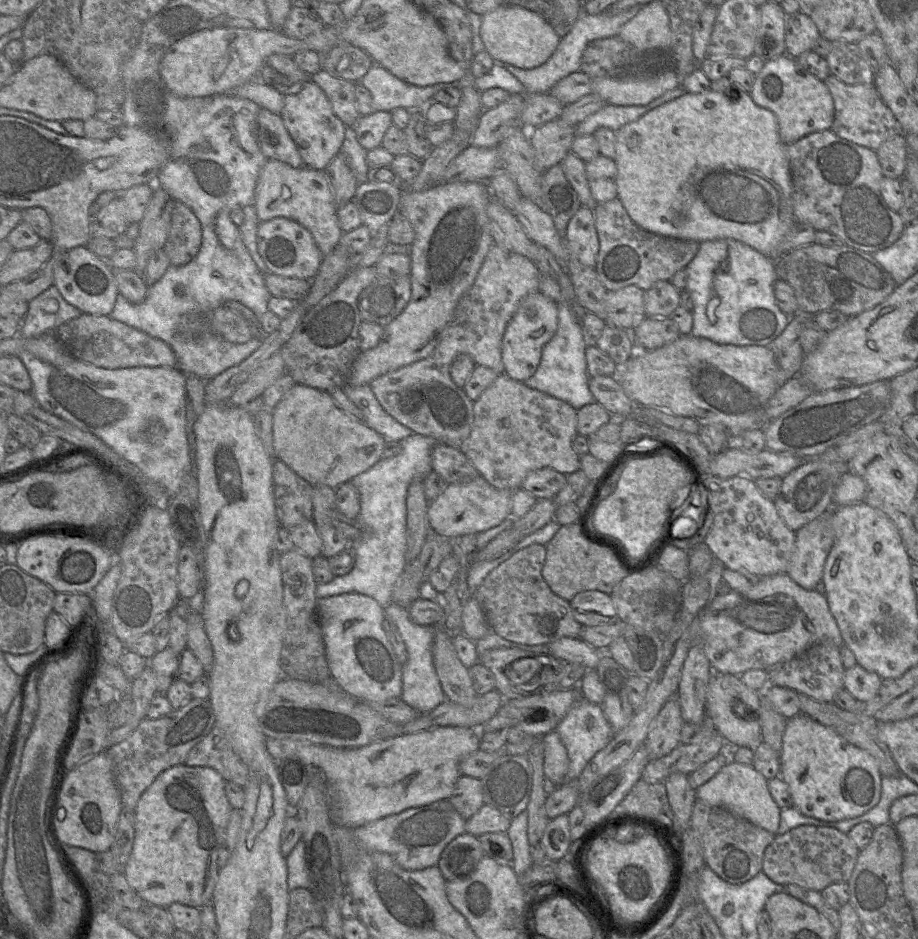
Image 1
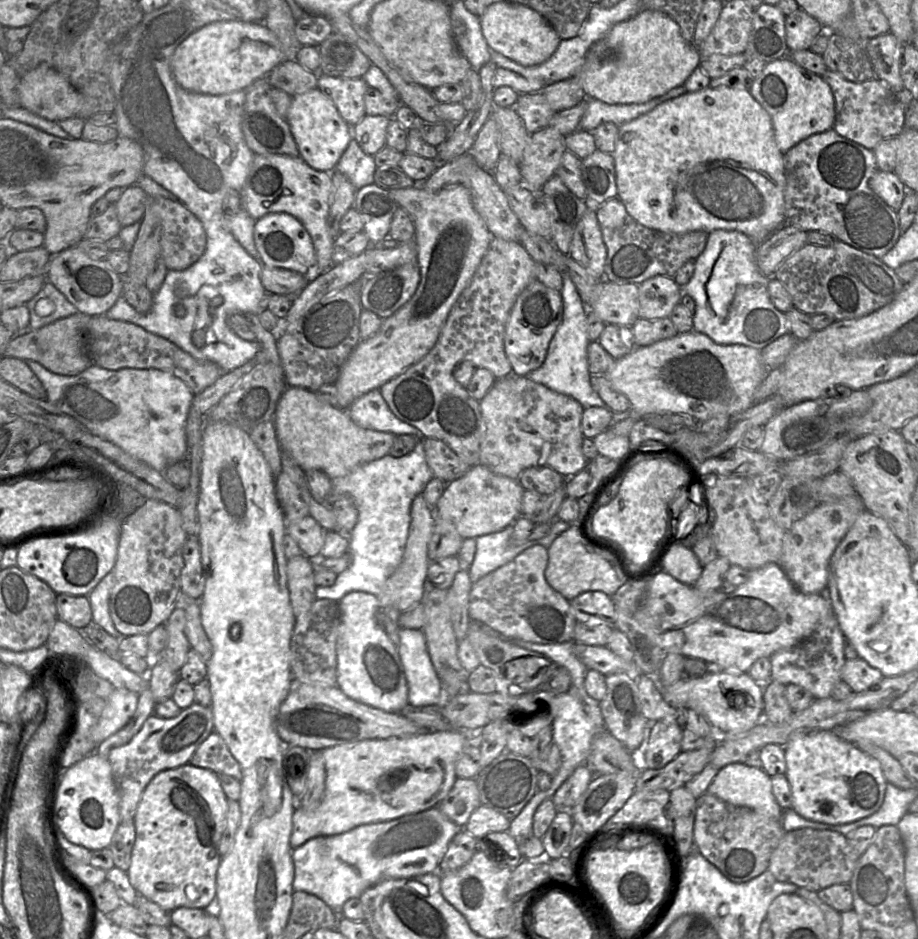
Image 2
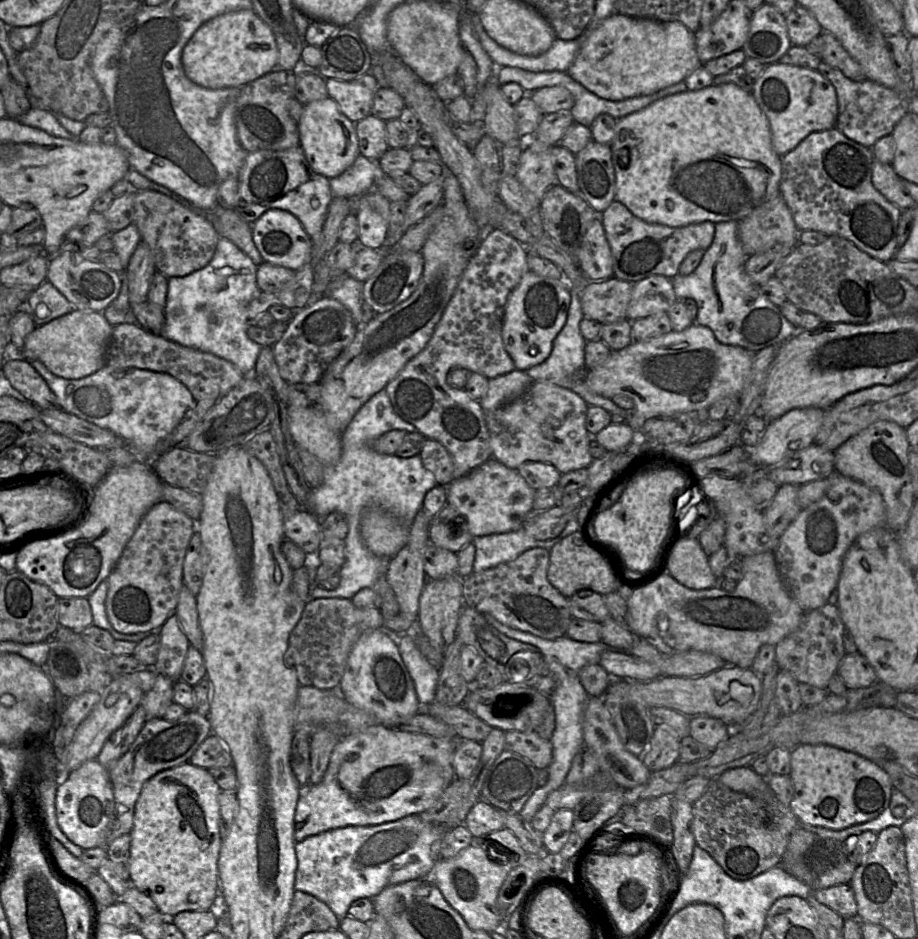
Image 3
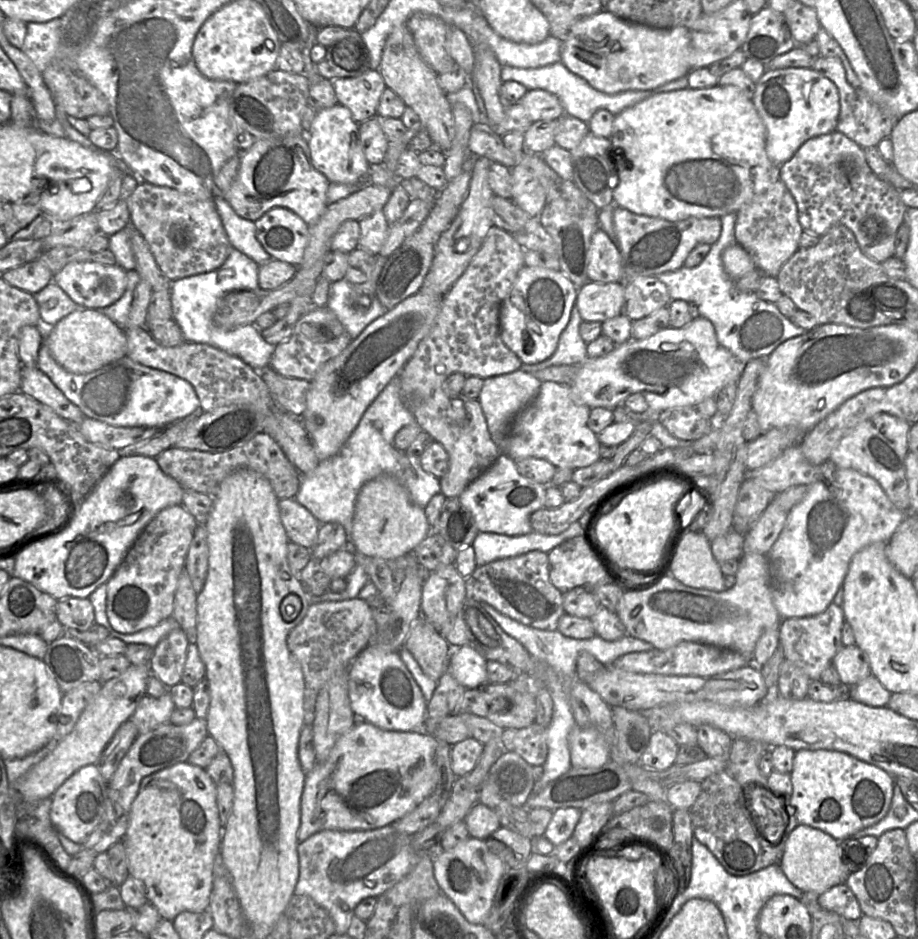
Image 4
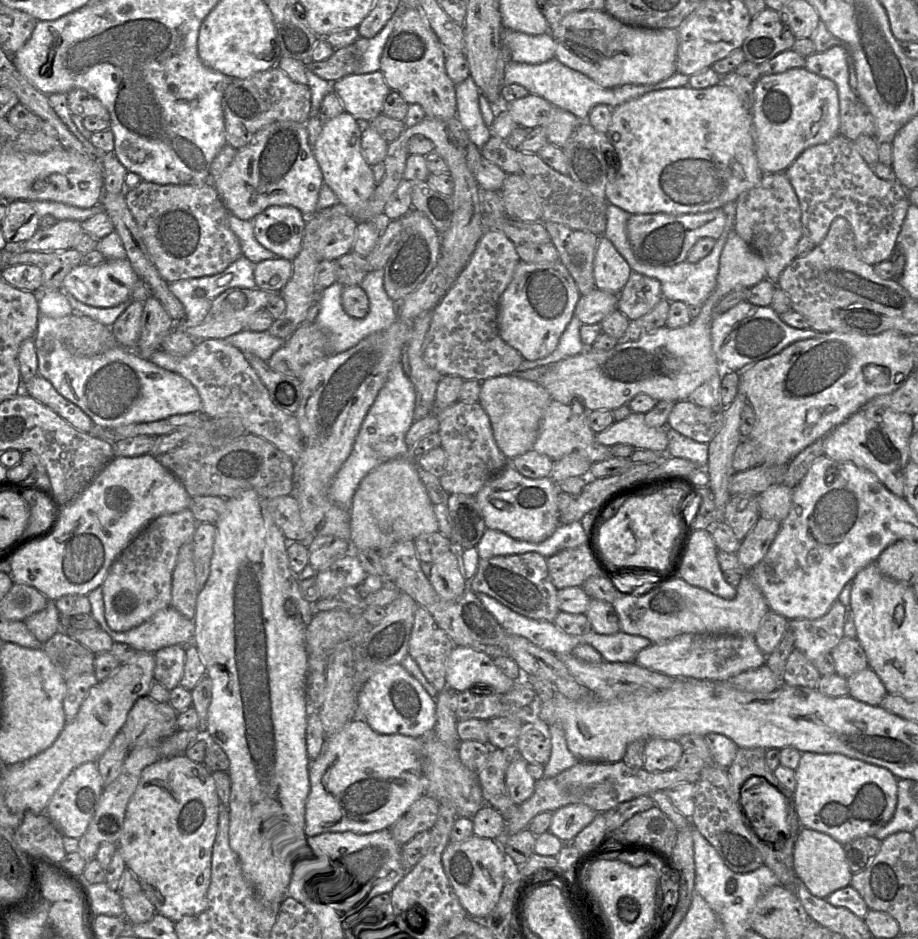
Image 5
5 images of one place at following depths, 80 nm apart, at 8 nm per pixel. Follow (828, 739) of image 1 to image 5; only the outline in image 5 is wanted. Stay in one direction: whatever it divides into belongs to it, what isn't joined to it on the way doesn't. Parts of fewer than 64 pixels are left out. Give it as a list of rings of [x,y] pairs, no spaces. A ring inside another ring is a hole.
[[[803,752],[795,776],[797,785],[792,793],[792,807],[801,826],[826,833],[842,845],[859,837],[873,836],[895,813],[898,779],[884,767],[840,753]]]

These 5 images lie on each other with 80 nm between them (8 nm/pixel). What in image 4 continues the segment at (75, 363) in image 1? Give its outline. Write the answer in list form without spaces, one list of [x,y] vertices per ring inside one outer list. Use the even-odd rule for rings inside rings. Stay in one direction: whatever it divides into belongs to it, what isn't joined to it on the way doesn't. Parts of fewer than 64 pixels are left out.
[[[42,343],[37,367],[82,411],[85,417],[116,427],[165,428],[200,407],[193,386],[171,373],[136,363],[124,356],[88,374],[65,370]]]

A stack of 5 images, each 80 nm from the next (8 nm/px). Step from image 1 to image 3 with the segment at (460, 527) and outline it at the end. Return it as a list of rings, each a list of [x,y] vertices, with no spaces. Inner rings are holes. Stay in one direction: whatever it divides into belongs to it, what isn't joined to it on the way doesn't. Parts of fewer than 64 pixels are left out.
[[[494,458],[446,487],[447,503],[465,517],[473,537],[519,530],[533,508],[535,493],[517,469],[508,468]]]

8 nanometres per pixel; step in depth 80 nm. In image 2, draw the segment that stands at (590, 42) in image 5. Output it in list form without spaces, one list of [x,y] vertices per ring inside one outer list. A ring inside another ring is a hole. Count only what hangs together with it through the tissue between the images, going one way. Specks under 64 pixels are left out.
[[[641,10],[633,18],[613,26],[605,41],[617,52],[612,62],[603,66],[589,66],[585,60],[577,76],[585,91],[586,98],[594,98],[607,104],[641,104],[682,86],[693,71],[700,67],[702,60],[699,48],[688,43],[681,35],[679,25],[667,14],[657,10]]]

